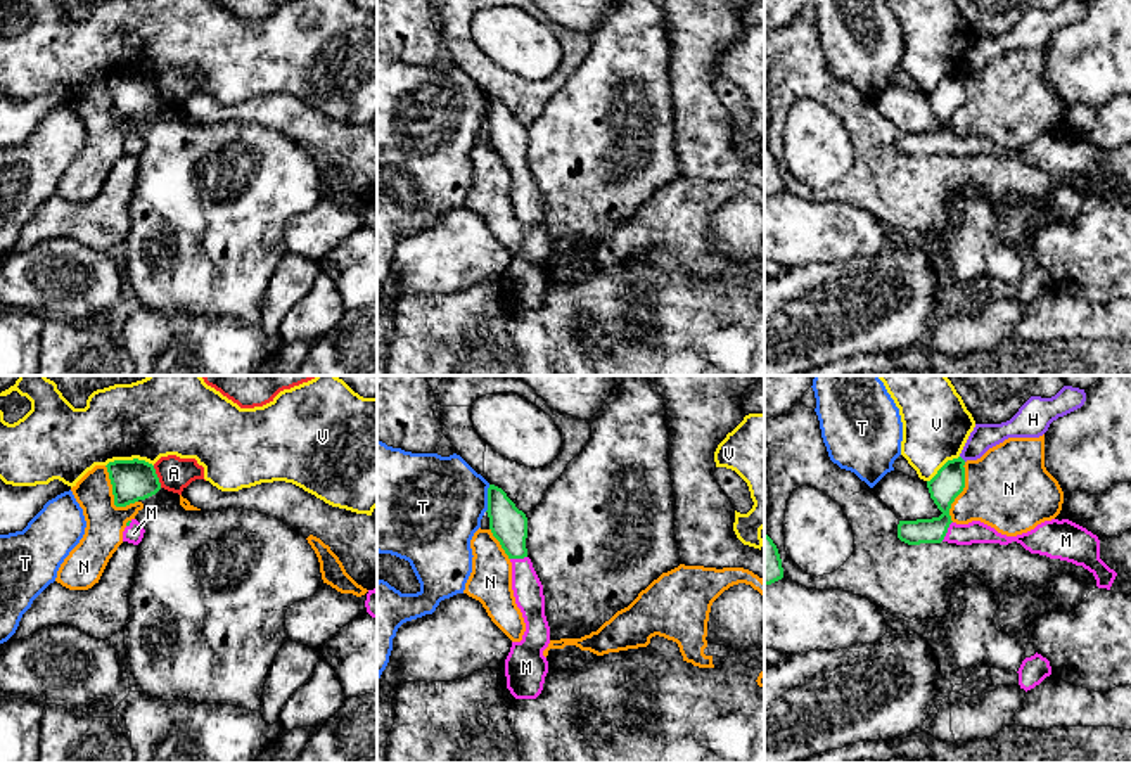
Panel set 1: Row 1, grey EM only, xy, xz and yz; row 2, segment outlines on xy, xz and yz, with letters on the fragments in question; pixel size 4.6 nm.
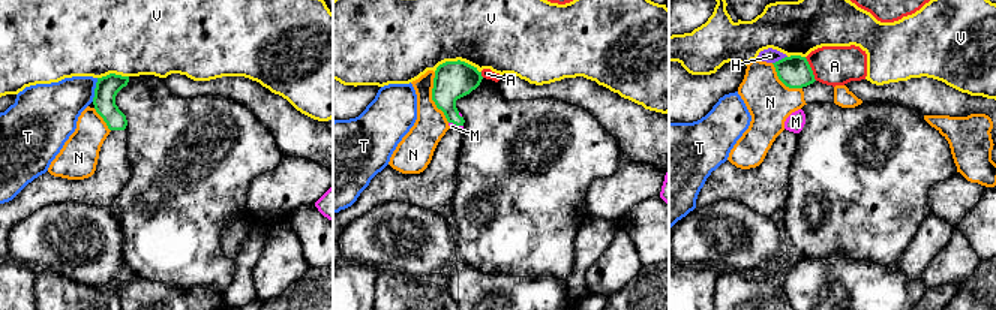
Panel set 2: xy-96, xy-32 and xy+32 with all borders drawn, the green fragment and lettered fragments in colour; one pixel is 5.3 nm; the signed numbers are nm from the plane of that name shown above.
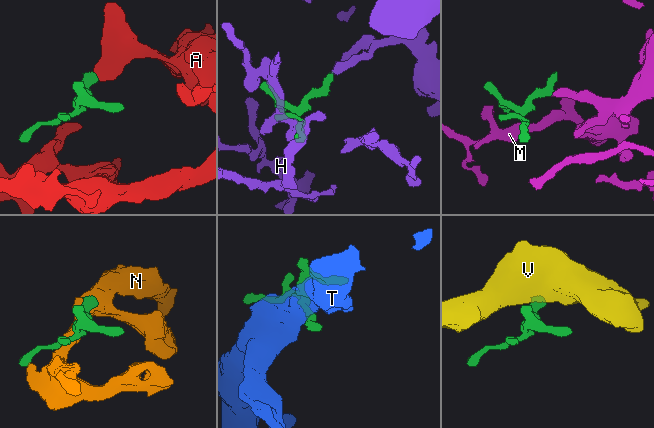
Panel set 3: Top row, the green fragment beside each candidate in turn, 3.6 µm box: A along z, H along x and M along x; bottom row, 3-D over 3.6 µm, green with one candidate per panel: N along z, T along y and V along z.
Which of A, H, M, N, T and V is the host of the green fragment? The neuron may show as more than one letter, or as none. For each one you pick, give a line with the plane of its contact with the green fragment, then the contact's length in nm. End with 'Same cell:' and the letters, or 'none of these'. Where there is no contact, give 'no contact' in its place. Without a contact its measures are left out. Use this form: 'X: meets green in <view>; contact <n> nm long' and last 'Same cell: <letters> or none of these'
M: meets green in yz; contact 110 nm long
Same cell: M

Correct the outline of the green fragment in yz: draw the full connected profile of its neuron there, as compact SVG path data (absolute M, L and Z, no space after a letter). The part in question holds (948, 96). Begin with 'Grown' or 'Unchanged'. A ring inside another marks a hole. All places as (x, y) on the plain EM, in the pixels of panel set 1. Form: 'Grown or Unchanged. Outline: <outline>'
Grown. Outline: M962 69L948 73L937 87L927 93L930 111L942 125L939 130L899 133L898 151L908 157L920 156L1020 156L1031 166L1046 168L1083 178L1088 182L1098 201L1110 202L1117 185L1100 171L1100 152L1086 140L1069 131L1051 131L1038 137L1034 142L1006 149L994 140L972 133L968 137L956 137L951 133L949 121L955 111L965 100L965 73Z

